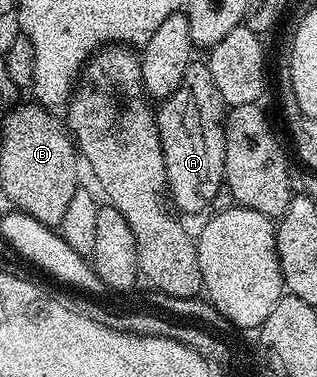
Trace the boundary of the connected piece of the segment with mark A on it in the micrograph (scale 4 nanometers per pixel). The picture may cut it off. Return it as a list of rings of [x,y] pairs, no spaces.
[[[190,62],[183,73],[183,81],[179,81],[179,89],[171,93],[171,97],[160,104],[157,111],[157,128],[163,149],[163,165],[165,166],[165,186],[168,194],[173,194],[177,207],[181,211],[201,211],[210,206],[212,198],[225,181],[225,116],[227,108],[219,97],[219,89],[215,89],[215,81],[211,78],[208,62]]]

